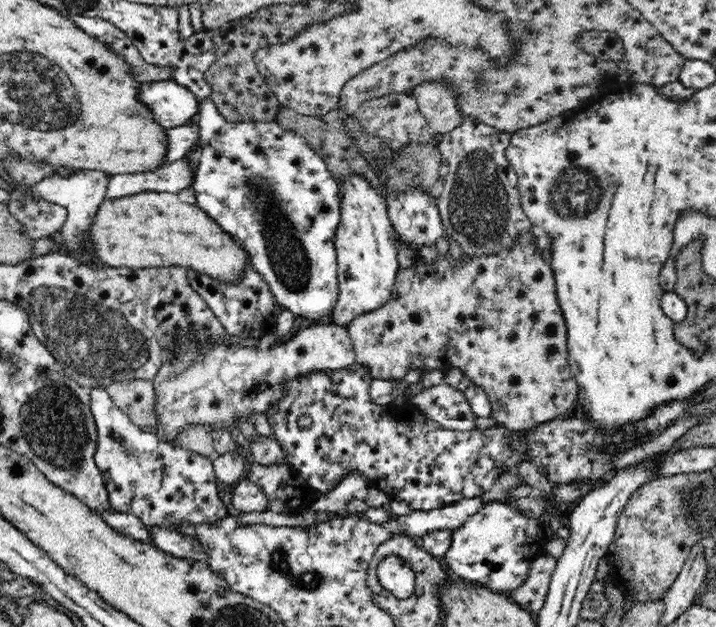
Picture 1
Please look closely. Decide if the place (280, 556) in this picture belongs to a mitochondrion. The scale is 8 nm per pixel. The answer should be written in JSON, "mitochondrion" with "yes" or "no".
{"mitochondrion":"yes"}

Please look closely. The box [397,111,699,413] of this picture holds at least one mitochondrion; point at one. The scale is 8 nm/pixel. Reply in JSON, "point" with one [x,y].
{"point":[479,209]}

